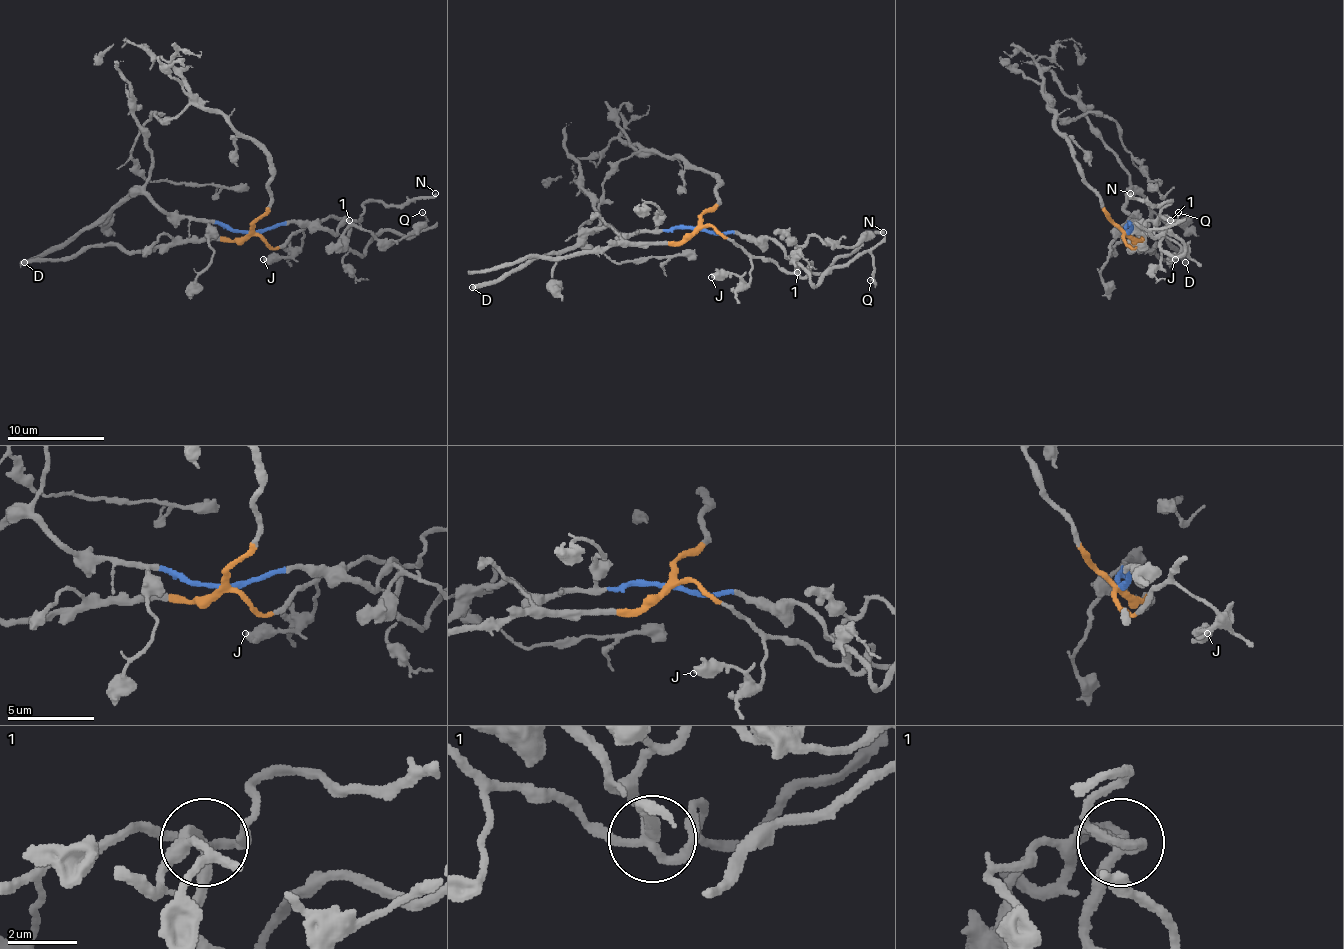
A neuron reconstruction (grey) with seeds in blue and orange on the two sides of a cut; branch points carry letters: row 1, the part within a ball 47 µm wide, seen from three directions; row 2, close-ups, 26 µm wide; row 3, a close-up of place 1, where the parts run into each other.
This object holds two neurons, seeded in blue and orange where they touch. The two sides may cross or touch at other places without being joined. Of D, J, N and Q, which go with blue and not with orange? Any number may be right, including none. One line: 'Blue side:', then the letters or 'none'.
Blue side: D, N

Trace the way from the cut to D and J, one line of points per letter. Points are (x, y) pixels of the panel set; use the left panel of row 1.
D: (250, 231), (231, 231), (219, 224), (170, 217), (141, 195), (119, 199), (92, 224), (23, 263)
J: (250, 231), (277, 248), (297, 231), (304, 234), (299, 248), (285, 256), (263, 258)

